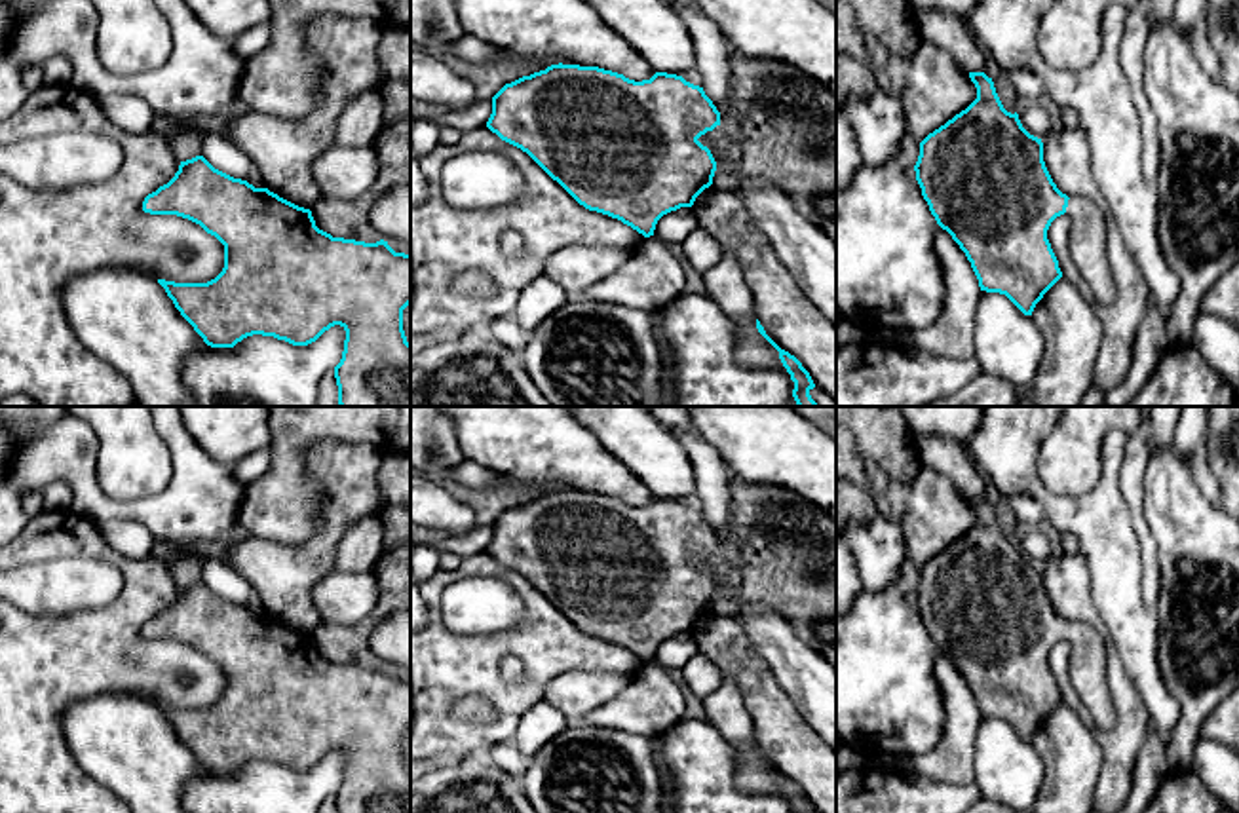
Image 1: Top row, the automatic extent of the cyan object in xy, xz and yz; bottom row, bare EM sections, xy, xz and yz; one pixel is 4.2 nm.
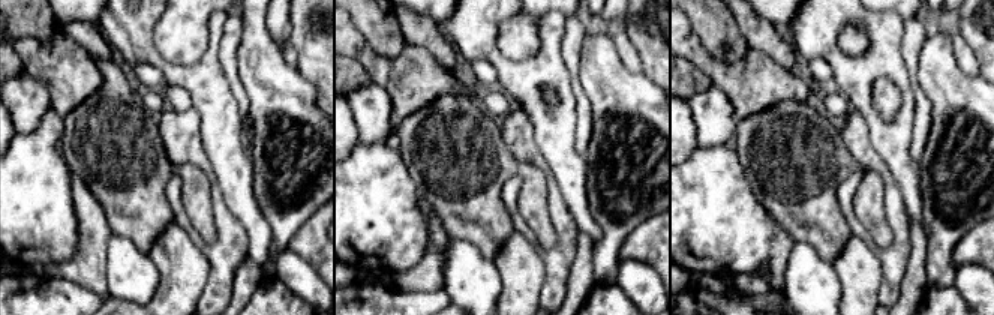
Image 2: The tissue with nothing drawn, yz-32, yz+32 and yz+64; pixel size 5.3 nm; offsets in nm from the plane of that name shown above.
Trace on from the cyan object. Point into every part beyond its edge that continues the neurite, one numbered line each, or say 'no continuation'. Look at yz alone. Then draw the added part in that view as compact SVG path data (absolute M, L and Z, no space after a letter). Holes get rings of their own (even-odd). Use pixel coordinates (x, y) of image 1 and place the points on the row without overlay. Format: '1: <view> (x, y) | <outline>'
1: yz (1087, 661) | M1070 623L1066 640L1070 642L1070 680L1091 712L1095 726L1112 729L1115 707L1106 676L1106 648L1102 636L1087 623Z

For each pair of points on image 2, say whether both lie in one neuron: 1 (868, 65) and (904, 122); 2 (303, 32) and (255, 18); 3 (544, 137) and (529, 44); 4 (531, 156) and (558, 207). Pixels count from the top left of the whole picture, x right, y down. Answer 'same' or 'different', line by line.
1: same
2: different
3: different
4: same

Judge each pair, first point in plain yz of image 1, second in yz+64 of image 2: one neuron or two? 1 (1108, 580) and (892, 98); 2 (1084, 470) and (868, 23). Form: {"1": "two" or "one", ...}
{"1": "two", "2": "two"}

